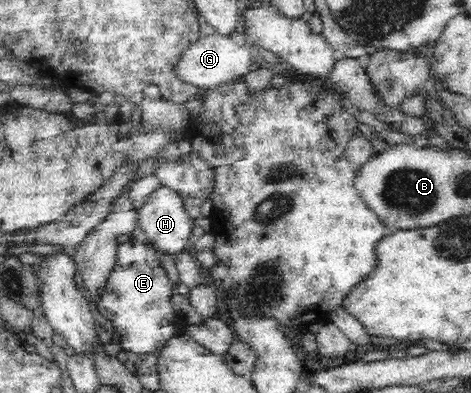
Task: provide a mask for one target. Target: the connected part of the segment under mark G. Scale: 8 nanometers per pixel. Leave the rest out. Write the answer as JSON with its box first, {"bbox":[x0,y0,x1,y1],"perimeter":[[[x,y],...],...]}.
{"bbox":[176,34,256,90],"perimeter":[[[215,34],[202,35],[201,39],[198,39],[196,43],[182,53],[176,72],[179,73],[179,77],[185,83],[196,85],[202,90],[220,88],[232,81],[237,81],[256,68],[252,62],[252,57],[250,57],[252,48],[248,41],[245,45],[236,45],[228,37],[220,37]]]}

